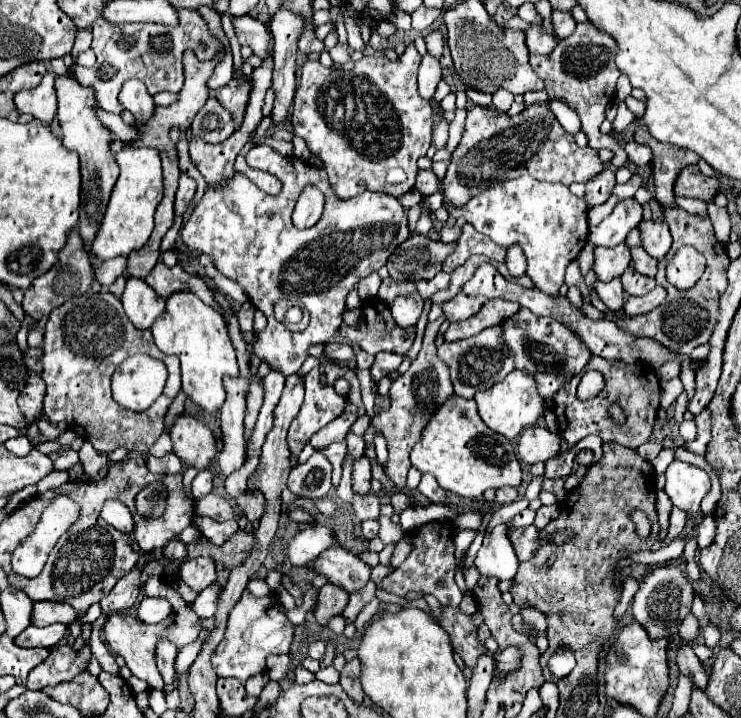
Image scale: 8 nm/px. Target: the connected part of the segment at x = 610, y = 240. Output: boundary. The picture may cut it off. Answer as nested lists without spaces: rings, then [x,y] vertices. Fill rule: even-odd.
[[[634,199],[620,201],[614,211],[596,227],[590,229],[588,241],[594,247],[616,247],[624,243],[628,231],[642,221],[642,205]]]

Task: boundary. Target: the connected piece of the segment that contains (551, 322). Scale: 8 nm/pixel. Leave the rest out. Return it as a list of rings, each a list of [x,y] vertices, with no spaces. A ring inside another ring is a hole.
[[[520,309],[516,314],[500,323],[504,331],[504,345],[514,353],[516,357],[516,369],[526,371],[528,375],[534,377],[536,389],[542,397],[552,397],[564,383],[566,379],[570,381],[576,373],[582,371],[582,367],[590,359],[588,347],[570,331],[564,329],[554,317],[538,317],[532,315],[530,309]],[[536,363],[538,363],[538,373],[536,373]]]

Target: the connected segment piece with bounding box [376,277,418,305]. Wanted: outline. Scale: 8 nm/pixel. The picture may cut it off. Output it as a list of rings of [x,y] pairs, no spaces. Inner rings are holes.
[[[392,277],[384,279],[382,285],[380,285],[380,291],[378,291],[378,299],[384,301],[386,305],[392,305],[392,301],[400,295],[412,295],[412,293],[418,293],[418,287],[414,281],[396,281]]]

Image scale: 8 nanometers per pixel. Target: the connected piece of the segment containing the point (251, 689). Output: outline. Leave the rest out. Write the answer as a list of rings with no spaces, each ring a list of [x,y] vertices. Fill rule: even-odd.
[[[262,673],[262,675],[254,675],[250,681],[246,681],[246,693],[252,695],[252,697],[258,697],[260,691],[264,689],[264,685],[266,685],[268,681],[270,681],[270,679],[268,679],[266,673]]]

